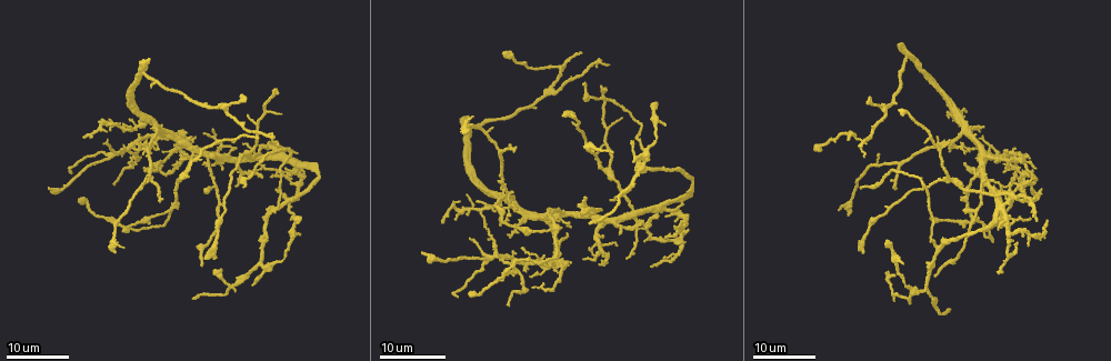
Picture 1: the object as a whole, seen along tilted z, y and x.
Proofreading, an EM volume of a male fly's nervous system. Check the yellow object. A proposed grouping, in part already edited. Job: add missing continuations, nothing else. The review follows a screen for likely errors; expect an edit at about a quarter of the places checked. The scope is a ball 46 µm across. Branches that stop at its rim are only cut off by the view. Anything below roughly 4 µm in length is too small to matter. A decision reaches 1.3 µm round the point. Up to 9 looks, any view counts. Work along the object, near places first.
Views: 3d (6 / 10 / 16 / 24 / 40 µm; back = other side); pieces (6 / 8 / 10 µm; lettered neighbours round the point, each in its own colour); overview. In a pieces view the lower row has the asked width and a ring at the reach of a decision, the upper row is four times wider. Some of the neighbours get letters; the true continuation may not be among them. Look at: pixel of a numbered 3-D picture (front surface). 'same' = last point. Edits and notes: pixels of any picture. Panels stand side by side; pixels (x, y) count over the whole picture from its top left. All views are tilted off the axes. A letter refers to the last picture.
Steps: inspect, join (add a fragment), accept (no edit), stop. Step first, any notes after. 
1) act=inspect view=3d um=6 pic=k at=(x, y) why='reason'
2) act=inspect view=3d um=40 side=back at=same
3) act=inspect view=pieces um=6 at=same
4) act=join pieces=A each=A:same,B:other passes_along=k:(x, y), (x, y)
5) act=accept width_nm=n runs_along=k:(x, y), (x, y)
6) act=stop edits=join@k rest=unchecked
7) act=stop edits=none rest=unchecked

act=inspect view=3d um=24 pic=1 at=(498, 206) why='branch stops here'

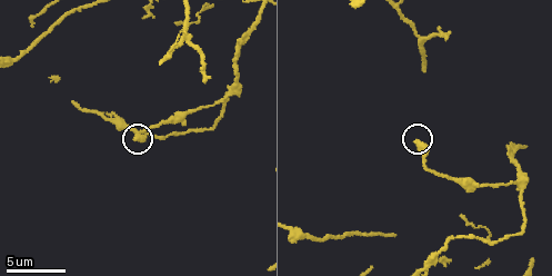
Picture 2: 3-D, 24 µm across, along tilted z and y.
act=inspect view=pieces um=8 pic=2 at=(133, 137)

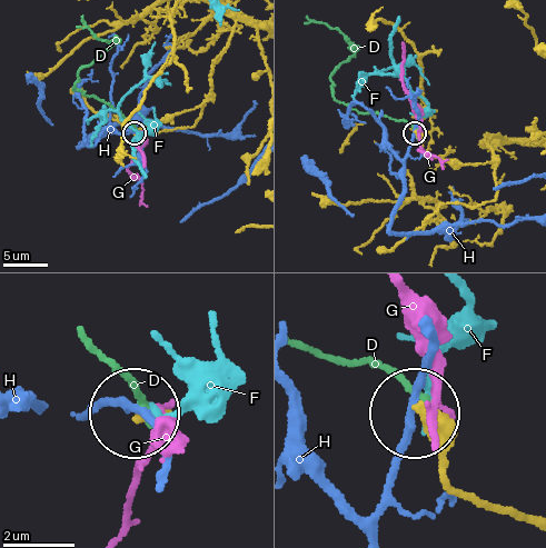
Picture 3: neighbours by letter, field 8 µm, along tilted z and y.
act=accept each=D:other,F:other,G:other,H:other runs_along=3:(529, 524), (455, 489), (443, 439), (422, 416) found='none of them fits'

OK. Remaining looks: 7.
act=inspect view=3d um=6 pic=2 at=(444, 39) why='free end'

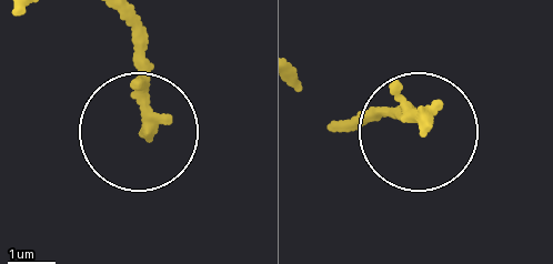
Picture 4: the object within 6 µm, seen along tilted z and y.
act=inspect view=pieces um=8 pic=4 at=(144, 132)

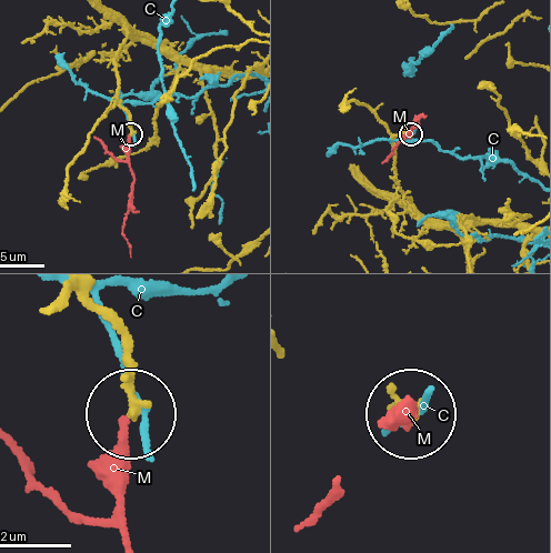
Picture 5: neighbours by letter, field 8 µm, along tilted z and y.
act=join pieces=M width_nm=250 each=C:other,M:same passes_along=5:(113, 323), (131, 384), (123, 429), (128, 530) found='it goes on there'

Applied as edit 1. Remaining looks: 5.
act=inspect view=overview

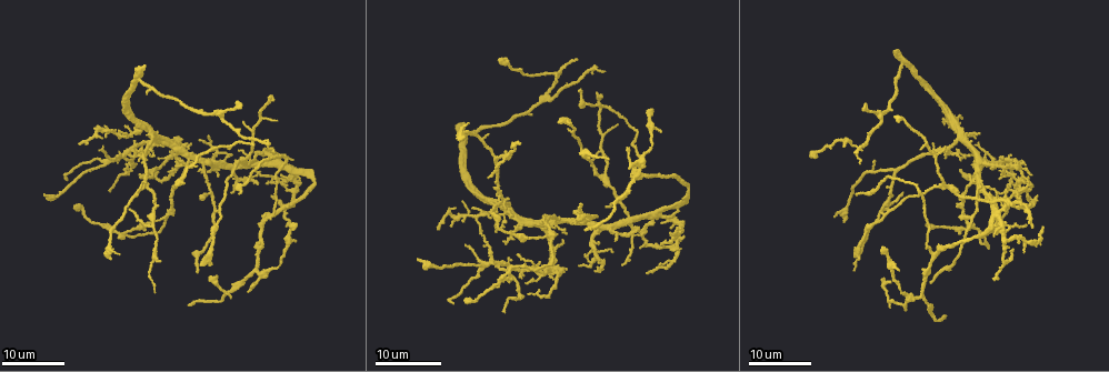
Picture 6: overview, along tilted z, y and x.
act=inspect view=3d um=24 pic=6 at=(932, 280) why='an open end'

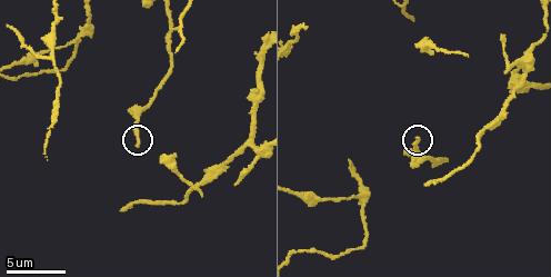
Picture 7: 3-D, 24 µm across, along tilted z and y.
act=inspect view=pieces um=10 pic=7 at=(139, 142) why='what lies round it'

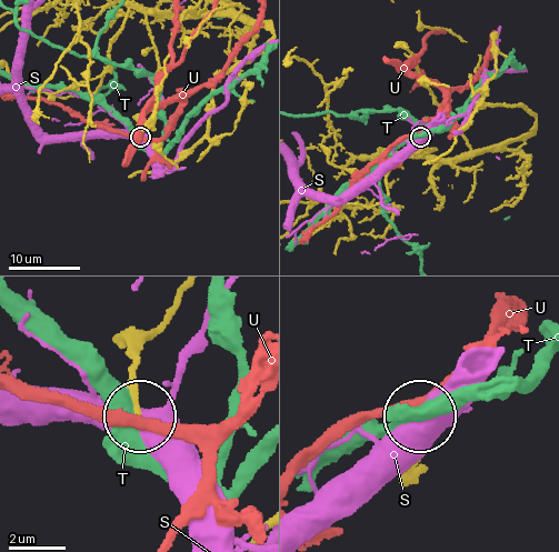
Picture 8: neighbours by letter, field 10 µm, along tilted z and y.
act=accept each=S:other,T:other,U:other found='no lettered fragment goes on from it'

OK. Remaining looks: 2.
act=inspect view=3d um=24 pic=6 at=(638, 230) why='branch stops here'

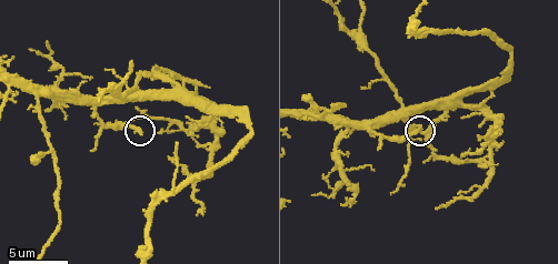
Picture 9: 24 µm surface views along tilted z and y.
act=inspect view=pieces um=10 pic=9 at=(142, 132) why='what lies round it'

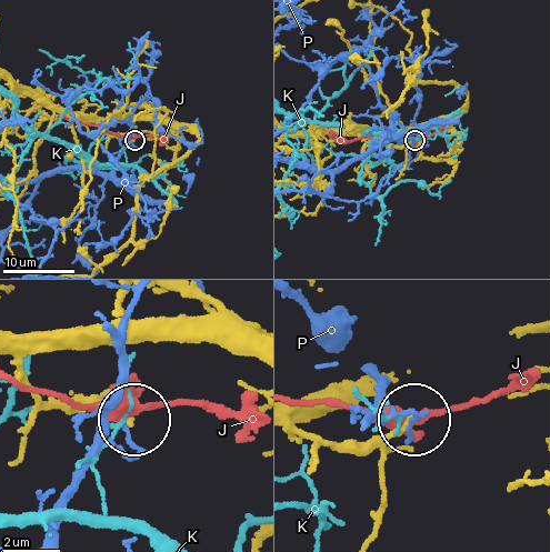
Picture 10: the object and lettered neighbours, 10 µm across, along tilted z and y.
act=accept each=J:other,K:other,P:other found='none of them fits'

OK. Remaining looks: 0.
act=stop edits=join@5 rest=unchecked

